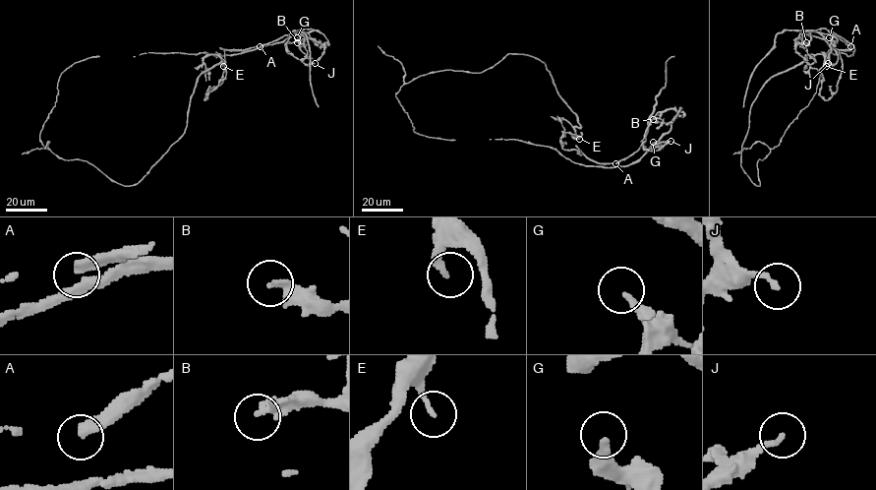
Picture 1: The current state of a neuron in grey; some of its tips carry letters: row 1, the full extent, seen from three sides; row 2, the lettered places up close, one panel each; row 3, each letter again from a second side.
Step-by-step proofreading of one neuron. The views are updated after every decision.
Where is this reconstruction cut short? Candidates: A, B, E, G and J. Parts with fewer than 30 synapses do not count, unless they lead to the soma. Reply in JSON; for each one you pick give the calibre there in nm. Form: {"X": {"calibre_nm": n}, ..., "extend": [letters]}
{"extend": []}

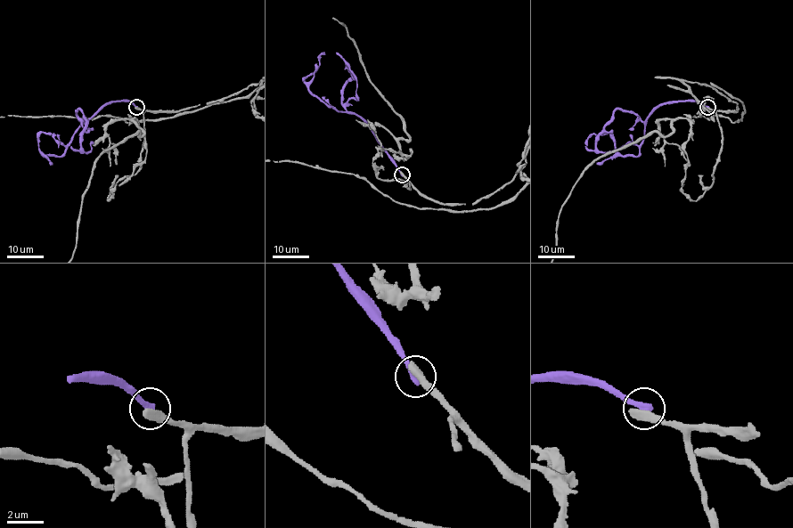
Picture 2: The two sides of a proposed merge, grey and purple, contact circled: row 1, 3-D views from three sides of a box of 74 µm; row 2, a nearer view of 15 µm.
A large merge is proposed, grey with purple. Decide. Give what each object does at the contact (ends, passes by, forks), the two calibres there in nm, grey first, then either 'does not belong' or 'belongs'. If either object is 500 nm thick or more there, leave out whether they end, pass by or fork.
calibres 550 and 400 nm; does not belong

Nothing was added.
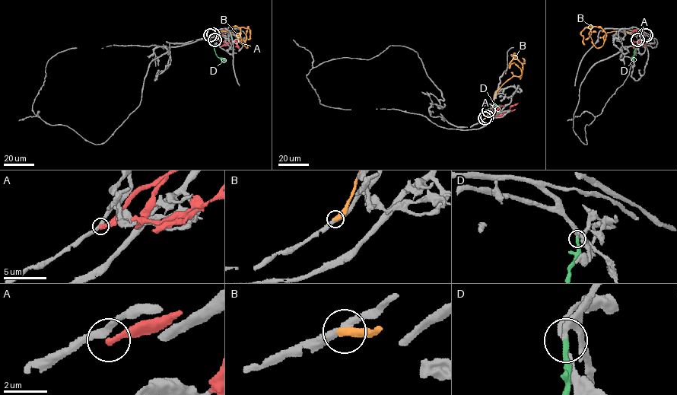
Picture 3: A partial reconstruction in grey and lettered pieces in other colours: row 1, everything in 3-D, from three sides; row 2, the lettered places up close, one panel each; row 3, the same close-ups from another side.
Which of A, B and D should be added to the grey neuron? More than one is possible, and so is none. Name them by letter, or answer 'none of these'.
D

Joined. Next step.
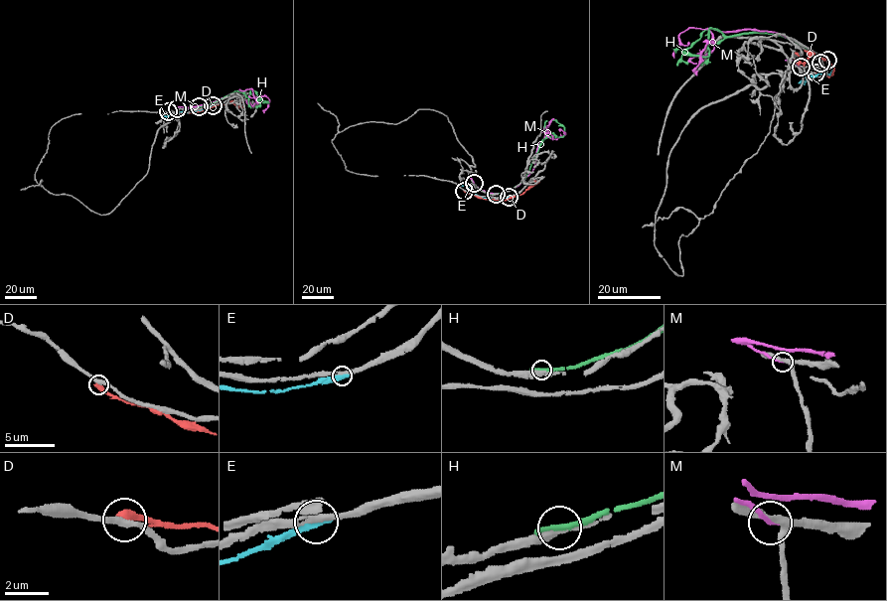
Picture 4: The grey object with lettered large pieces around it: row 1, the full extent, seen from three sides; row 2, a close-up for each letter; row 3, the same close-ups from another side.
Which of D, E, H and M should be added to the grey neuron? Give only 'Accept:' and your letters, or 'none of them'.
Accept: none of them

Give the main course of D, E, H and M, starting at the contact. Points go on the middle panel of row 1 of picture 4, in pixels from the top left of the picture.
D: (464, 191), (482, 199), (505, 200), (521, 195), (537, 181)
E: (509, 197), (482, 198), (463, 182)
H: (496, 194), (511, 190), (523, 179), (538, 145), (547, 136), (563, 136), (564, 127), (552, 118)
M: (474, 183), (471, 179), (490, 193), (518, 186), (532, 171), (537, 145), (546, 136), (565, 133), (559, 130)

